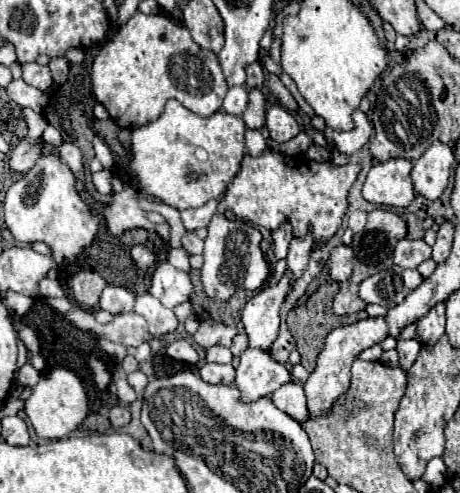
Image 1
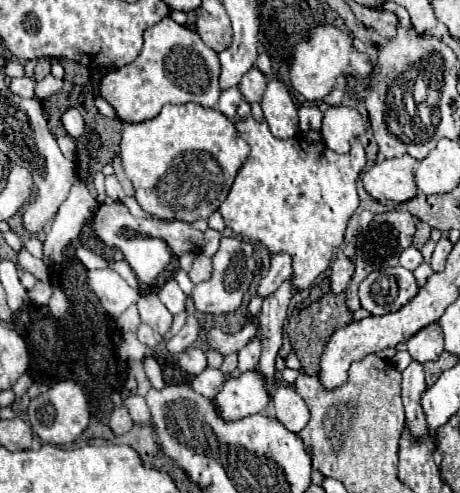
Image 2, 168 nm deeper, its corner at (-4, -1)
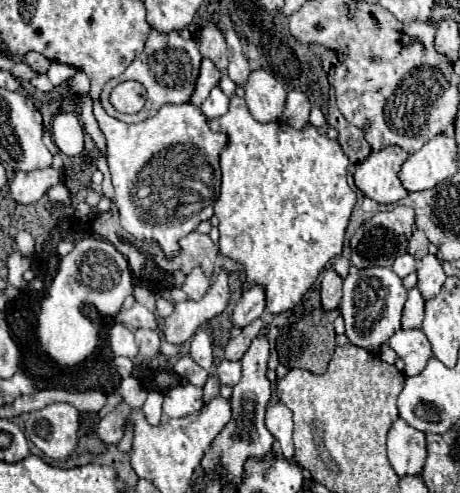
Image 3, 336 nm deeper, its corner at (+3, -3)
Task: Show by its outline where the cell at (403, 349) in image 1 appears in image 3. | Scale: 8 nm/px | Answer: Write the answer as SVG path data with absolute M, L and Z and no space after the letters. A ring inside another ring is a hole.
M395 420L387 436L387 454L393 470L399 476L419 474L425 464L427 448L425 434L417 428L405 424L405 420Z

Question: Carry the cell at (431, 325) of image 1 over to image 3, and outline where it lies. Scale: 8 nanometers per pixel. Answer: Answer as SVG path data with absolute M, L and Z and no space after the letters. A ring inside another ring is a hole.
M413 328L413 330L397 330L389 346L397 352L397 356L405 362L405 376L417 376L423 372L427 360L433 356L433 350L429 348L429 340L423 334L423 330Z

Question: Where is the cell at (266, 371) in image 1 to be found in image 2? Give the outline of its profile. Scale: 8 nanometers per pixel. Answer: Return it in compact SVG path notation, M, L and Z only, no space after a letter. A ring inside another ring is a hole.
M252 370L238 378L228 378L212 402L218 416L226 422L236 422L262 412L268 406L270 396L264 390L264 378Z

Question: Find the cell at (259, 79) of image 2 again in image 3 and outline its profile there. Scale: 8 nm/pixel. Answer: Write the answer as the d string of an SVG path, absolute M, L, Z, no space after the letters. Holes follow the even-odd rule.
M227 30L225 32L225 40L227 40L227 46L229 46L229 68L227 68L227 74L237 86L245 86L245 80L249 80L251 66L249 66L249 60L245 58L245 54L241 50L241 40L235 34L235 30Z

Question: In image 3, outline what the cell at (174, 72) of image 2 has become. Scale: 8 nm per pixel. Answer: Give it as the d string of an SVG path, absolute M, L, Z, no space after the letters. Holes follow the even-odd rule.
M151 30L147 42L145 42L145 50L141 52L139 58L135 58L129 68L109 80L101 92L101 104L105 108L105 112L121 122L141 122L141 120L147 120L149 116L155 116L157 114L157 108L165 106L165 104L185 104L189 102L189 96L193 96L193 84L197 84L197 76L199 76L199 68L201 68L201 52L197 48L197 42L195 38L191 40L183 40L177 32L157 32L157 30ZM125 80L137 80L145 86L147 90L147 102L145 106L137 112L137 114L121 114L117 112L111 102L109 102L109 94L111 90L119 84L119 82L125 82Z

